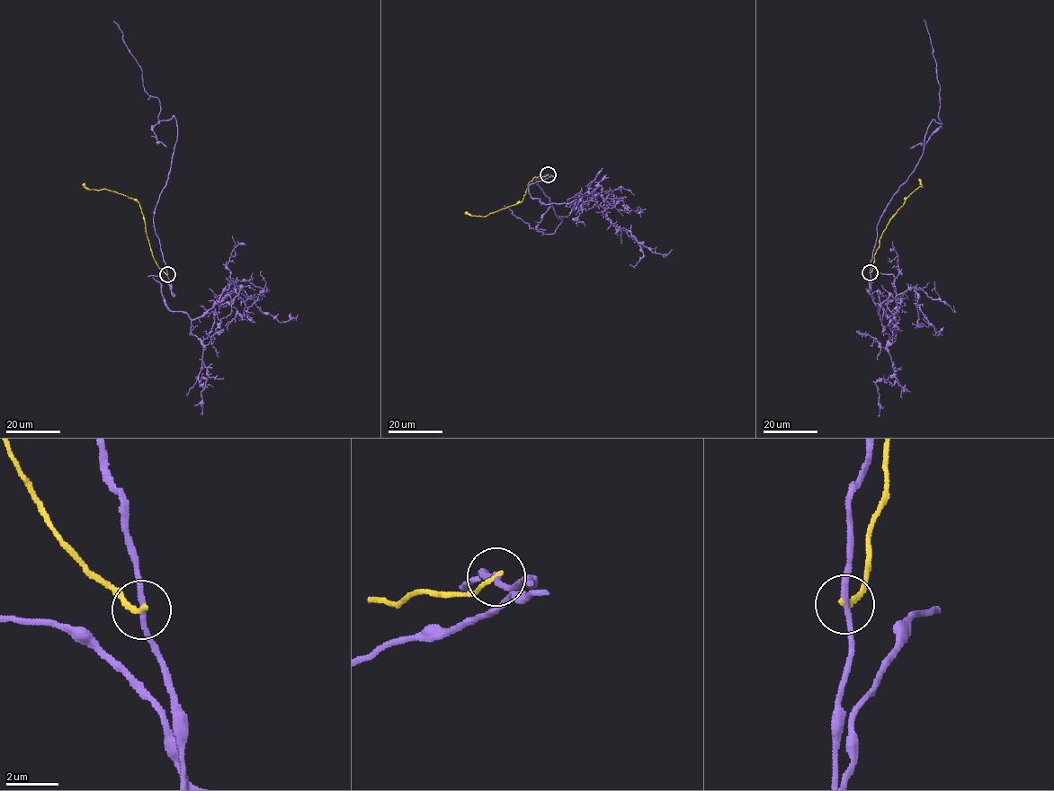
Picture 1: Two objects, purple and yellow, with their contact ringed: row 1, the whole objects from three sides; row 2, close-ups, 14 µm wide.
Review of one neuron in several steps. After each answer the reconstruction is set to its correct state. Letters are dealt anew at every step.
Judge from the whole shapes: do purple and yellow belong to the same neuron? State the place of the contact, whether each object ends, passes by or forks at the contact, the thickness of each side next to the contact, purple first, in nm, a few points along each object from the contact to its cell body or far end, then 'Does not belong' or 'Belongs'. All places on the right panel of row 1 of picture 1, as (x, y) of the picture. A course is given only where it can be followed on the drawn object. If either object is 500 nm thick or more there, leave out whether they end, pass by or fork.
Place: (870, 272). At the ring purple passes by. At the ring yellow ends. Thickness 200 nm (purple) against 190 nm. Course of purple: (870, 272), (879, 217), (915, 169), (929, 123), (933, 119), (942, 123), (936, 64), (924, 20). Course of yellow: (870, 272), (882, 233), (912, 192), (922, 186), (919, 179). Does not belong

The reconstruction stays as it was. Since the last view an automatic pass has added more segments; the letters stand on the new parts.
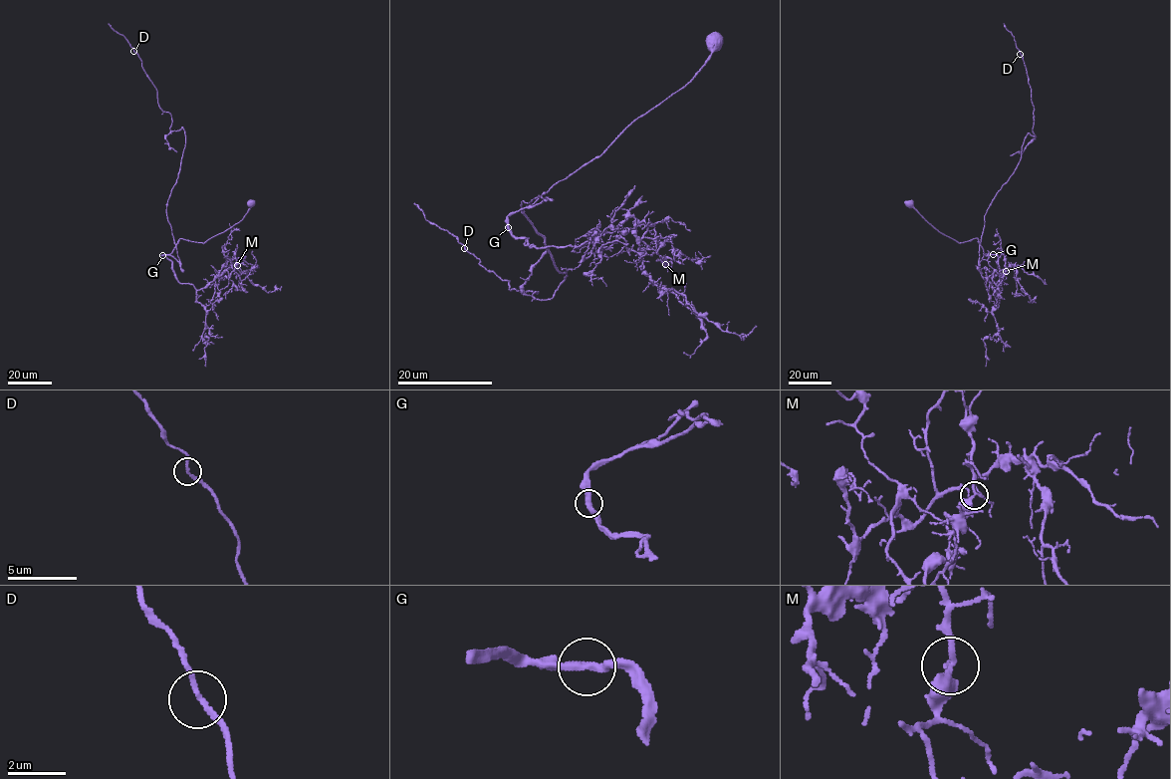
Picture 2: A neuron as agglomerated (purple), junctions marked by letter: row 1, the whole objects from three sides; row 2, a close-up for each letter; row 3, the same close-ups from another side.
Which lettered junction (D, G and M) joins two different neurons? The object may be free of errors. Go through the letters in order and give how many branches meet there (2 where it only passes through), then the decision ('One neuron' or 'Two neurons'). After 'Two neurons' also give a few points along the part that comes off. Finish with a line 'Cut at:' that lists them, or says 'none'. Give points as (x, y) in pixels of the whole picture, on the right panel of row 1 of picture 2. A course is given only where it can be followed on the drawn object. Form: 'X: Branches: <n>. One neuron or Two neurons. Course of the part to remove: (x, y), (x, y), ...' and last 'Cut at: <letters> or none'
D: Branches: 2. One neuron
G: Branches: 2. One neuron
M: Branches: 2. One neuron
Cut at: none

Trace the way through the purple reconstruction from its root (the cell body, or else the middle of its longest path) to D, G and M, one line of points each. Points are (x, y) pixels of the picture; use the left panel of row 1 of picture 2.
D: (251, 203), (203, 243), (174, 243), (166, 206), (184, 130), (169, 129), (171, 115), (134, 51)
G: (251, 203), (244, 216), (222, 232), (203, 243), (180, 238), (170, 253), (162, 255)
M: (251, 203), (244, 216), (222, 232), (203, 243), (180, 238), (162, 255), (179, 282), (197, 290), (237, 265)

